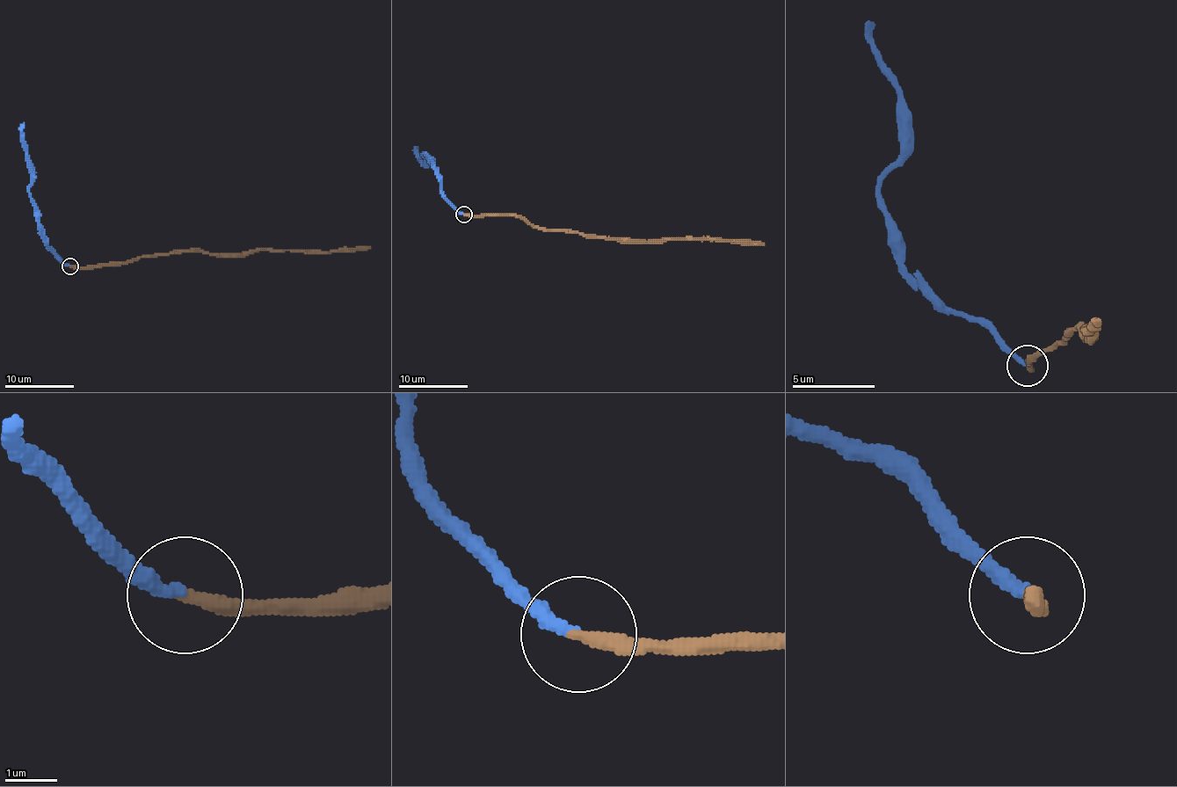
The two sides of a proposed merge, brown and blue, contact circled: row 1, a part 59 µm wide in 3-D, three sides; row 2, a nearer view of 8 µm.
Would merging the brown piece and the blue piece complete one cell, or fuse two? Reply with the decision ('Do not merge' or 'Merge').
Merge

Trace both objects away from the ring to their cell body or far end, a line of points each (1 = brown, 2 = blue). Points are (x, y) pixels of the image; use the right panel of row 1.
1: (1026, 364), (1030, 364), (1055, 344), (1080, 331), (1093, 331), (1100, 318)
2: (1026, 364), (905, 268), (881, 193), (901, 156), (901, 98), (868, 18)

